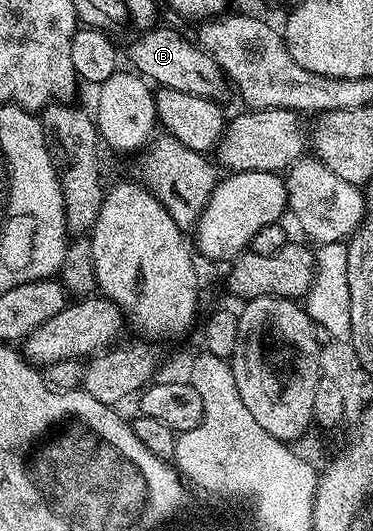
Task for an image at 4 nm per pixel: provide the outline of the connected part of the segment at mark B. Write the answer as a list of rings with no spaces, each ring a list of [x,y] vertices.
[[[155,27],[139,32],[138,37],[130,45],[130,61],[135,70],[145,77],[147,82],[157,86],[188,91],[188,95],[211,97],[214,101],[221,102],[222,96],[228,90],[225,73],[216,63],[211,53],[206,52],[197,40],[185,37],[174,29],[161,29]]]

